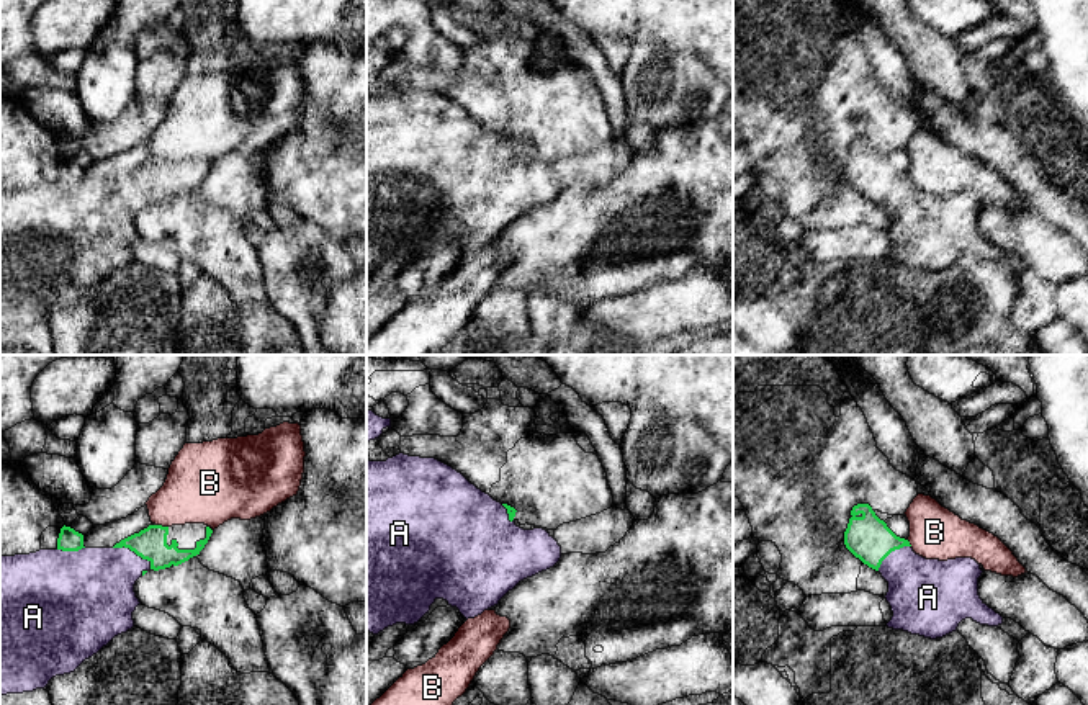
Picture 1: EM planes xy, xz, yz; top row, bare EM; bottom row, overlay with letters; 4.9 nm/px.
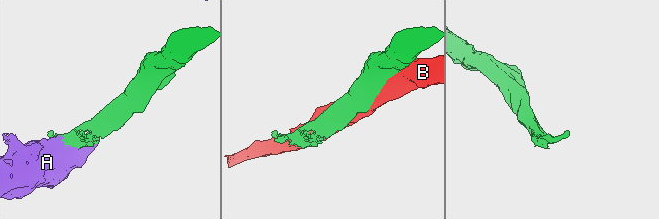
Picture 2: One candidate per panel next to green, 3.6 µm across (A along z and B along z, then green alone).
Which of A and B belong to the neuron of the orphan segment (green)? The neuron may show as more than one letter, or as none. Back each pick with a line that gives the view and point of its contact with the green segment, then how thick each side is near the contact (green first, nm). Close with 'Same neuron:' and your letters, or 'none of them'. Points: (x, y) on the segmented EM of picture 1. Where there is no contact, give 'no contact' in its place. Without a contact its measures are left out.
A: xy (134, 552) | 160/360 nm
Same neuron: A

